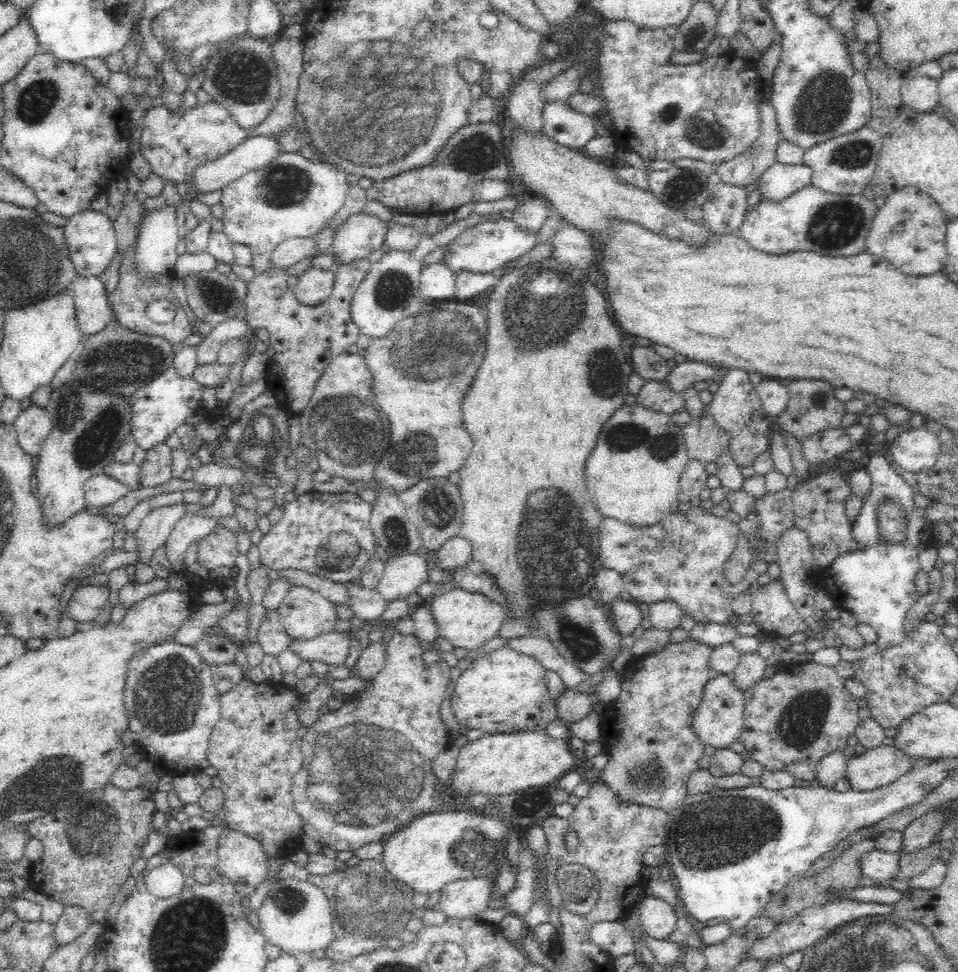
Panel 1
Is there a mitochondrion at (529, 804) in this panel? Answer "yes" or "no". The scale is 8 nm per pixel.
yes

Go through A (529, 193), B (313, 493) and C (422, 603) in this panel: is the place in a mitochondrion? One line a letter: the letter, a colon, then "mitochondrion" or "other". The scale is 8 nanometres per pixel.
A: other
B: other
C: other

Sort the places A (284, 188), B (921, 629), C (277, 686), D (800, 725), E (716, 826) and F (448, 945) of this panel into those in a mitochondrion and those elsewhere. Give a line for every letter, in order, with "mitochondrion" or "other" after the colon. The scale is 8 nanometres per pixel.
A: mitochondrion
B: other
C: other
D: mitochondrion
E: mitochondrion
F: other

